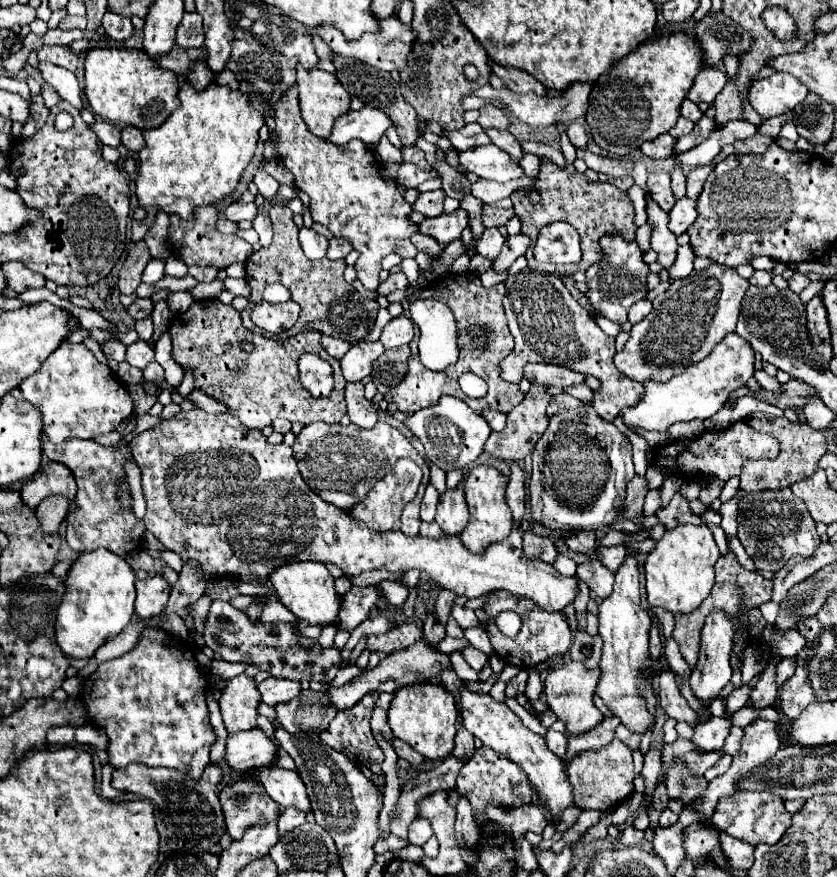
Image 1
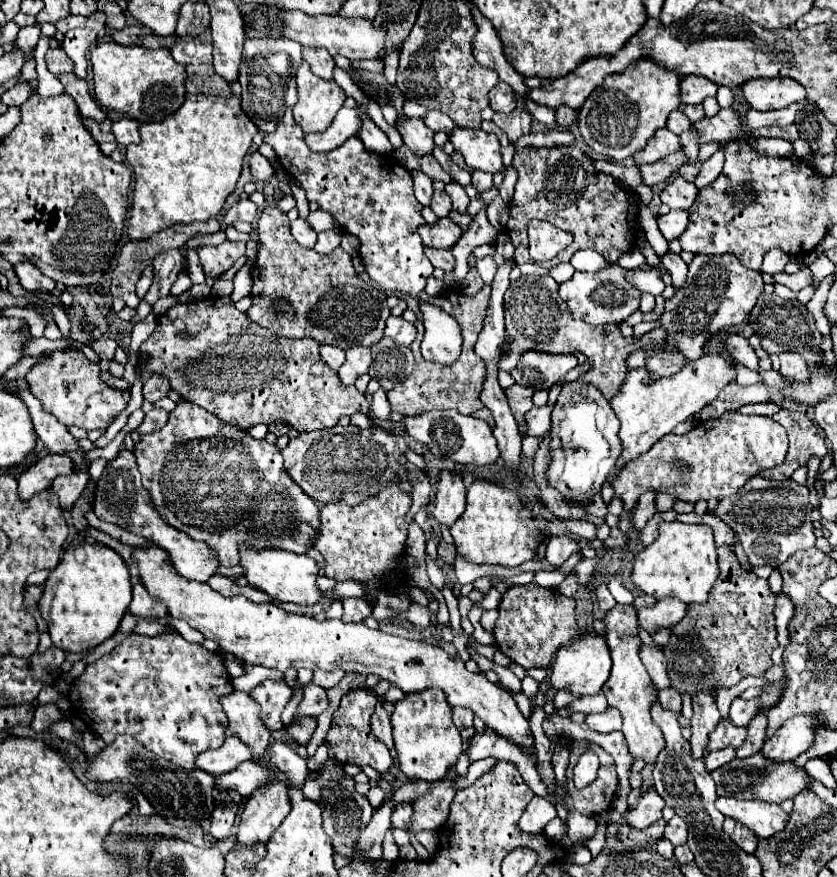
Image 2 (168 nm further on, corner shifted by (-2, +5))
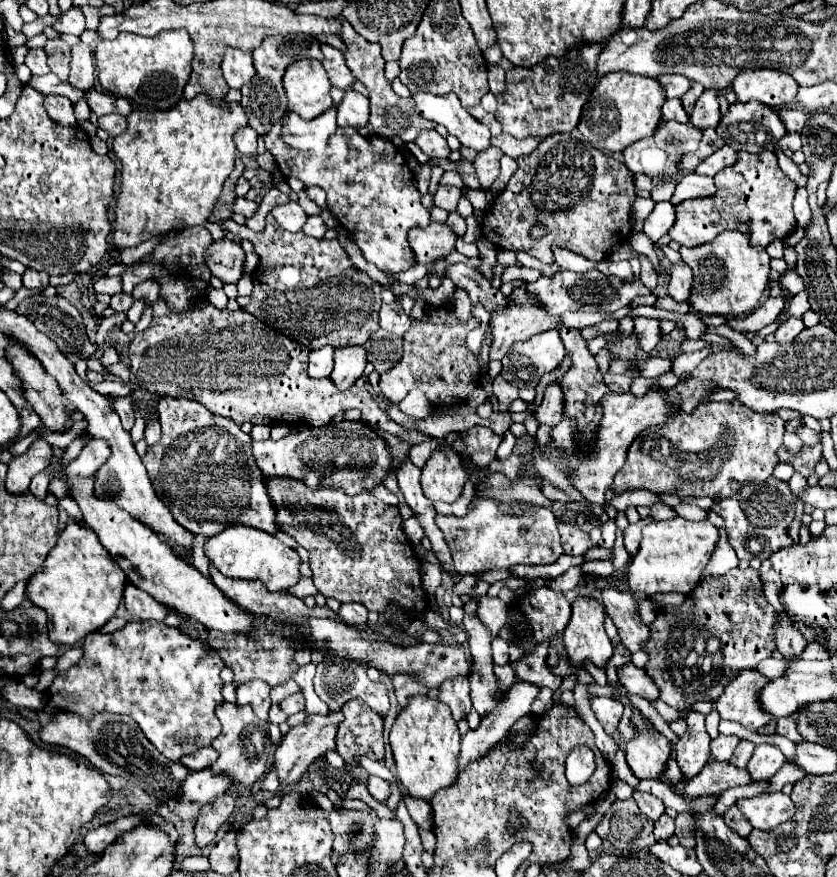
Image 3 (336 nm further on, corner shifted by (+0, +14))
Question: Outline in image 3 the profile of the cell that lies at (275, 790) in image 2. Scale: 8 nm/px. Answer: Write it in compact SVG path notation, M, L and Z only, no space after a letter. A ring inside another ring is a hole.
M331 712L327 716L313 714L313 716L309 716L309 724L291 728L291 732L277 746L275 760L271 764L277 770L277 776L279 776L279 790L275 794L281 796L289 788L293 788L317 758L321 758L329 748L335 748L335 734L337 734L339 722L341 722L341 712Z

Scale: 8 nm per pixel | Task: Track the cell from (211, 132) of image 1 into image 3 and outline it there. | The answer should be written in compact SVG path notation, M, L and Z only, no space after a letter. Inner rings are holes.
M211 98L181 100L171 110L157 112L131 112L127 116L129 128L113 140L115 156L121 162L121 192L117 196L113 244L133 248L141 242L163 236L171 228L205 224L217 204L223 182L235 168L235 132L247 126L247 114L239 104L215 104Z

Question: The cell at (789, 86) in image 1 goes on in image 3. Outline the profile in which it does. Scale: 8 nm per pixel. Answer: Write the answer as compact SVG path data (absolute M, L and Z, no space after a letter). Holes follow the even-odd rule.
M757 68L757 70L743 70L733 80L731 86L737 94L739 102L757 100L767 106L785 106L795 100L799 84L791 74L771 68Z

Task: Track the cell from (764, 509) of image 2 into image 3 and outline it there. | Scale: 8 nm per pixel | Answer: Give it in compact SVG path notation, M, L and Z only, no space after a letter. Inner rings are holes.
M767 478L763 486L743 486L735 498L723 498L723 502L713 502L711 510L717 512L725 520L725 532L729 544L735 548L739 560L765 560L775 550L787 548L793 544L789 536L789 526L795 518L795 504L797 498L789 488L789 482Z

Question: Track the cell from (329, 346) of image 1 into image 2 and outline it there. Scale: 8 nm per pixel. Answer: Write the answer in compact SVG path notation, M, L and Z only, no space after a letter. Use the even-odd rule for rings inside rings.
M325 345L325 347L321 347L321 361L329 369L337 371L341 367L341 363L345 361L345 351L341 347L329 347L329 345Z

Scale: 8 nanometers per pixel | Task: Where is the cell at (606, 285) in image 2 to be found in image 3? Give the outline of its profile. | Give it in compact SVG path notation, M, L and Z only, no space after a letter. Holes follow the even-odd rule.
M589 270L585 274L577 272L557 272L555 276L547 278L541 276L539 280L531 282L529 292L537 294L537 300L545 304L545 310L551 314L565 314L575 310L587 310L587 312L601 312L601 314L615 314L617 310L631 304L631 300L639 294L649 294L639 278L633 278L631 282L625 282L623 278L603 274L599 270Z

